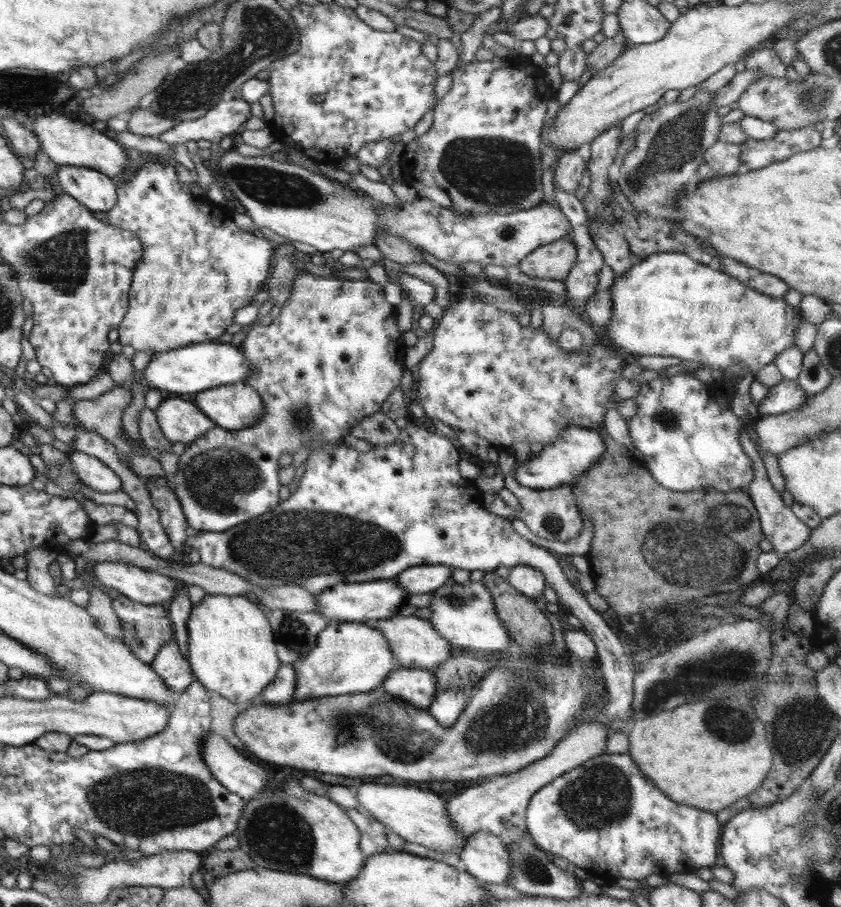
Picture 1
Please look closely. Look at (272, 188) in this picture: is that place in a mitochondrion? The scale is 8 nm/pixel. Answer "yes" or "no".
yes

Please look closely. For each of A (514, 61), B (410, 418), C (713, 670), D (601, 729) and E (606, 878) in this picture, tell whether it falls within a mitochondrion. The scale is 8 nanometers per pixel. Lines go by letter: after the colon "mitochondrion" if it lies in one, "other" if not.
A: other
B: other
C: mitochondrion
D: other
E: other

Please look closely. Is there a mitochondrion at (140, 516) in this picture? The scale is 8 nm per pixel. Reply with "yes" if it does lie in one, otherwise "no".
no

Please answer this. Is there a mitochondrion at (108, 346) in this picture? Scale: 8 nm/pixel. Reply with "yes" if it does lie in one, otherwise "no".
no

